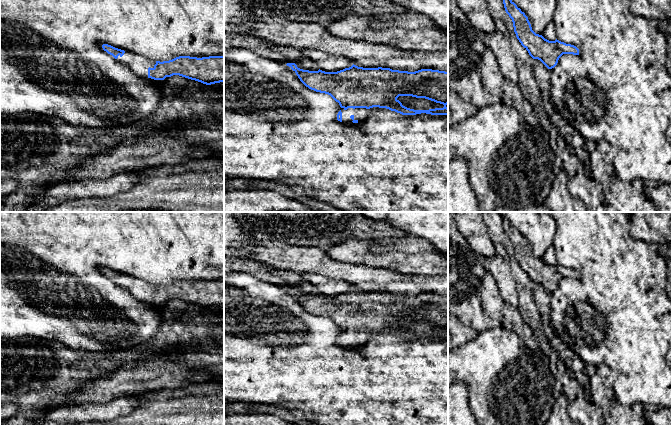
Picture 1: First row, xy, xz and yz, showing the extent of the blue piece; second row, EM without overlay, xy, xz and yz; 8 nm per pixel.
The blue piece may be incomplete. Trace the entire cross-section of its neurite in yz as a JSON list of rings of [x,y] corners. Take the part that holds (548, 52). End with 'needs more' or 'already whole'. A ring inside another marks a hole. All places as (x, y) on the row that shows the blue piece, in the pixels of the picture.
[[[503,0],[506,13],[512,19],[514,32],[521,45],[533,59],[540,60],[548,69],[554,68],[563,54],[579,55],[579,49],[559,40],[549,41],[536,34],[528,17],[512,0]]] | already whole

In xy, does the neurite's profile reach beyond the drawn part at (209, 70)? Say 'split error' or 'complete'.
split error

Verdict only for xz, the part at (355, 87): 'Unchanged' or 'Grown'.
Grown

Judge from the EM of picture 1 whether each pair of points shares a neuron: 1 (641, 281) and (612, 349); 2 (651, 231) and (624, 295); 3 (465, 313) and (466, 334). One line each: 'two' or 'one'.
1: one
2: two
3: two

